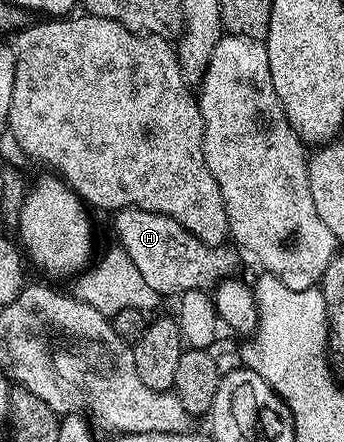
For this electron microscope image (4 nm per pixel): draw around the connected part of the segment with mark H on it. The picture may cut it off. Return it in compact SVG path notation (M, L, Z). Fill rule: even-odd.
M128 206L114 211L113 218L115 218L115 234L119 237L118 245L129 256L129 260L135 265L137 272L141 272L141 276L145 276L145 284L149 284L149 288L153 288L156 292L174 288L175 262L188 262L189 265L200 266L203 270L216 270L219 276L231 276L236 273L234 270L239 258L233 251L226 250L223 244L212 248L206 241L193 236L190 231L167 214L159 214L155 210L140 210L137 206Z

